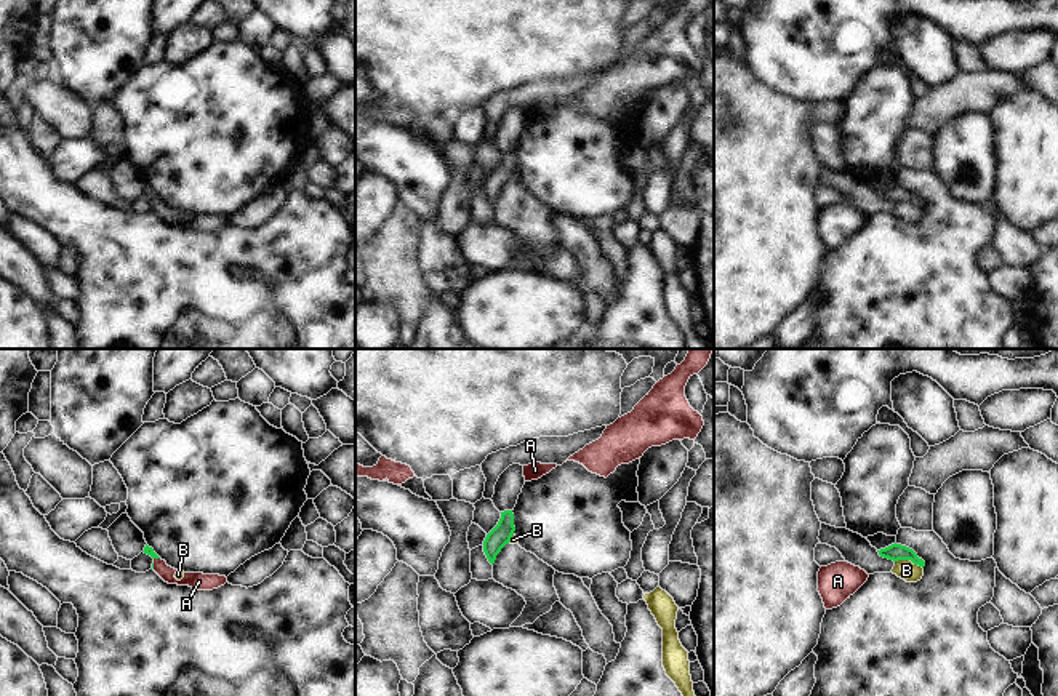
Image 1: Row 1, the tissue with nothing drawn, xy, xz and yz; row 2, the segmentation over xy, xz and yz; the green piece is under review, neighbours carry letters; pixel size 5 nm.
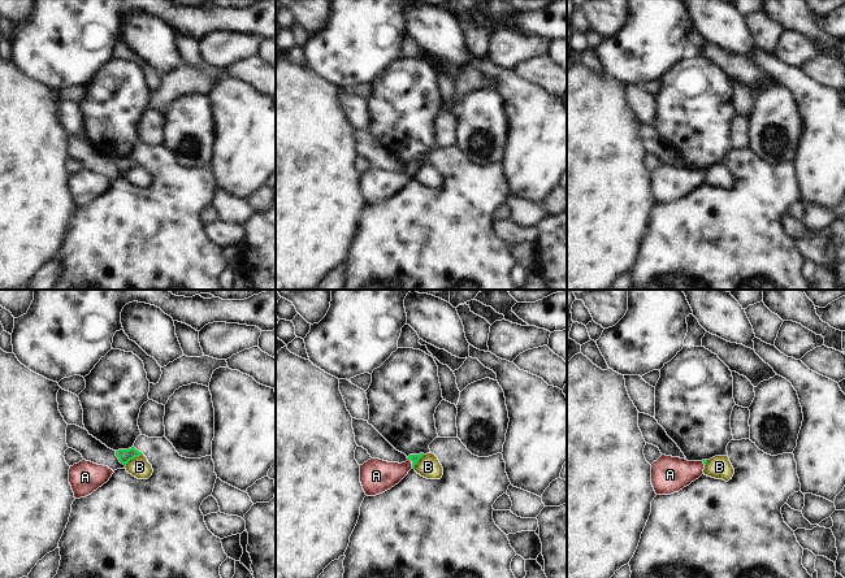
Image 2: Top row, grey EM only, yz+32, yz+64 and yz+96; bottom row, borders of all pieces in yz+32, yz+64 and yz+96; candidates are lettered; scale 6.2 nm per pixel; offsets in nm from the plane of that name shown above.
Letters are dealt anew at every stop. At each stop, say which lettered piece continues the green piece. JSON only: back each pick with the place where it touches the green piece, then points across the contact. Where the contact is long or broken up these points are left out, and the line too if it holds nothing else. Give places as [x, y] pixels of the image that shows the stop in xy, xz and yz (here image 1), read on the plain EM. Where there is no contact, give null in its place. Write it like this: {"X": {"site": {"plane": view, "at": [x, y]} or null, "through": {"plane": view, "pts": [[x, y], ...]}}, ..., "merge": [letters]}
{"A": {"site": {"plane": "xy", "at": [157, 199]}, "through": {"plane": "xy", "pts": [[149, 192], [157, 199], [175, 223], [199, 223]]}}, "merge": ["A"]}

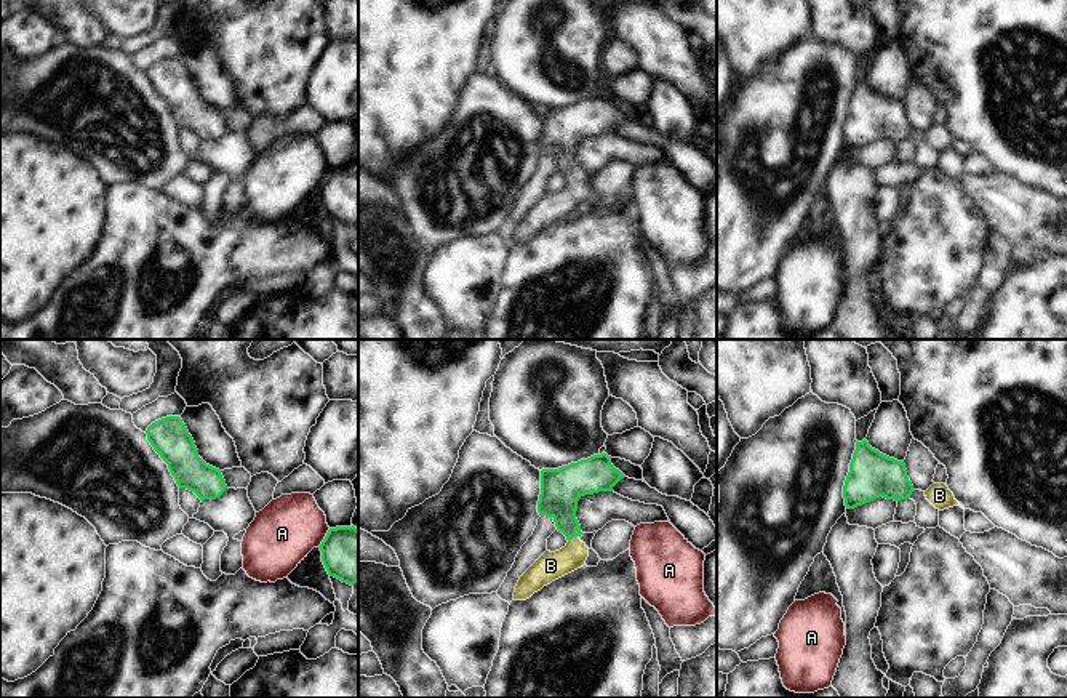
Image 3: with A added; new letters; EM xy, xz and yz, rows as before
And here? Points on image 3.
{"B": {"site": {"plane": "xz", "at": [573, 178]}, "through": {"plane": "xz", "pts": [[560, 130], [563, 157], [573, 178], [573, 188], [551, 207]]}}, "merge": ["B"]}

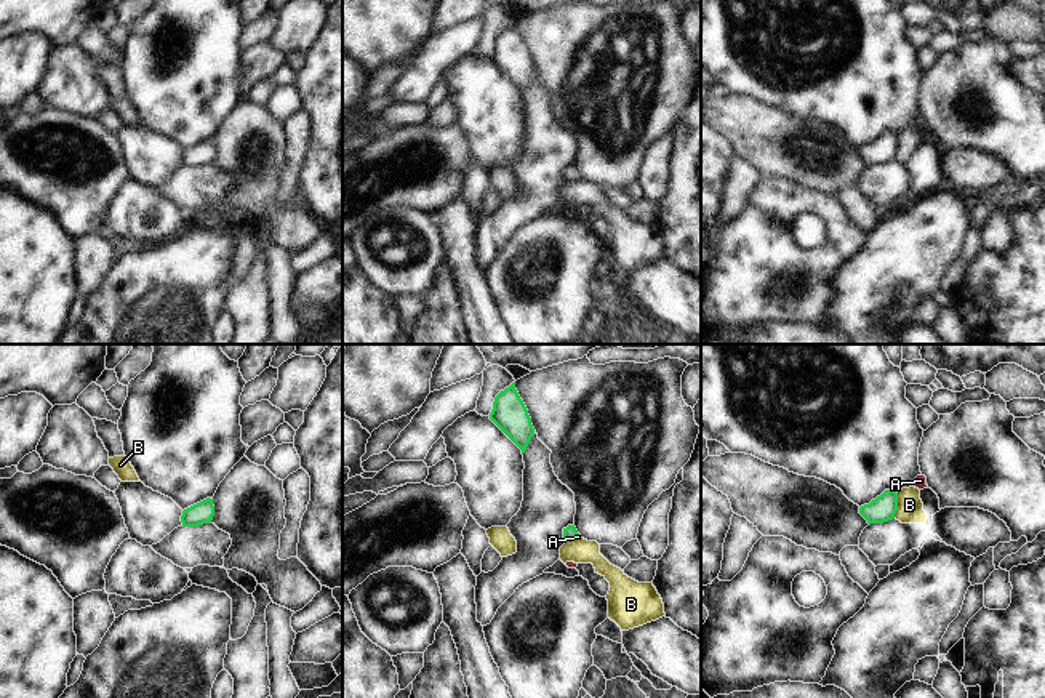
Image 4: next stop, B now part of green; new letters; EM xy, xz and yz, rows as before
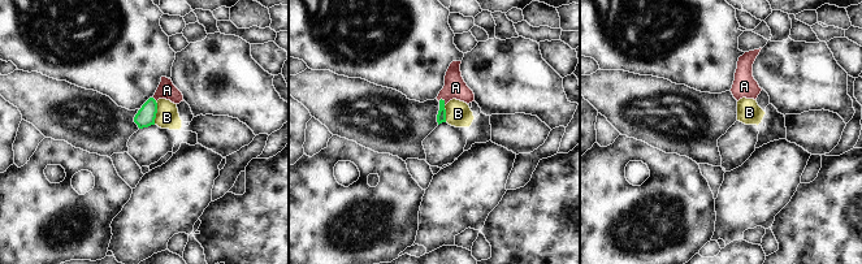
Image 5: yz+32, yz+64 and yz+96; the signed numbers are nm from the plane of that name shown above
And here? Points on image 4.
{"A": {"site": {"plane": "xz", "at": [575, 178]}, "through": {"plane": "xz", "pts": [[570, 173], [575, 178], [578, 178]]}}, "merge": ["A"]}

